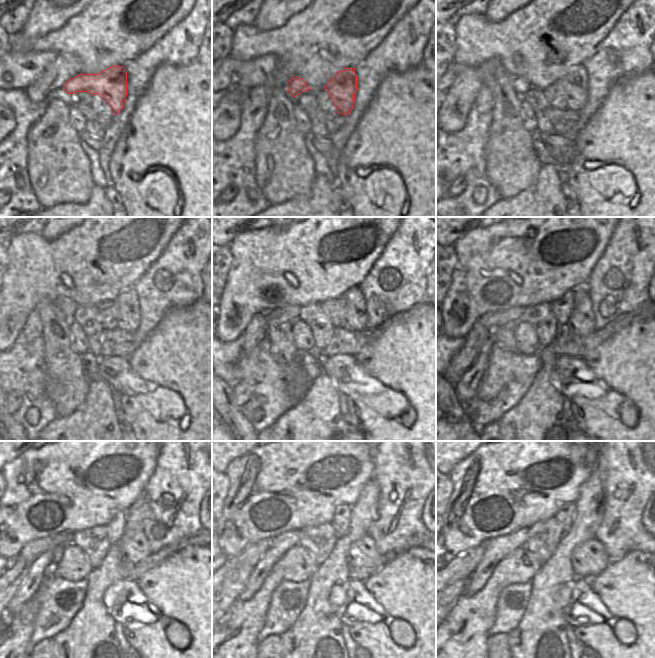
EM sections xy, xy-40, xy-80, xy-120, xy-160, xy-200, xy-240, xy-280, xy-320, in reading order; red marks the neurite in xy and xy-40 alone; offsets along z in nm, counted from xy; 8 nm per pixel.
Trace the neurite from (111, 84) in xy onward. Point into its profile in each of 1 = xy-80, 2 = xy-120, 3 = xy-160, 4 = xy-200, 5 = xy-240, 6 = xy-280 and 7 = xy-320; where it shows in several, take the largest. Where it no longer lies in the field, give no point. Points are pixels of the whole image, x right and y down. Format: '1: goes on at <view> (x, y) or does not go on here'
1: goes on at xy-80 (574, 84)
2: goes on at xy-120 (128, 313)
3: goes on at xy-160 (355, 319)
4: goes on at xy-200 (581, 322)
5: goes on at xy-240 (136, 548)
6: goes on at xy-280 (363, 553)
7: goes on at xy-320 (589, 559)

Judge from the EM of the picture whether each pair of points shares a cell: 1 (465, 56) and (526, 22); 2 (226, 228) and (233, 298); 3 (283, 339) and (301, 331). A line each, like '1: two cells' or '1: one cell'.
1: one cell
2: two cells
3: two cells

